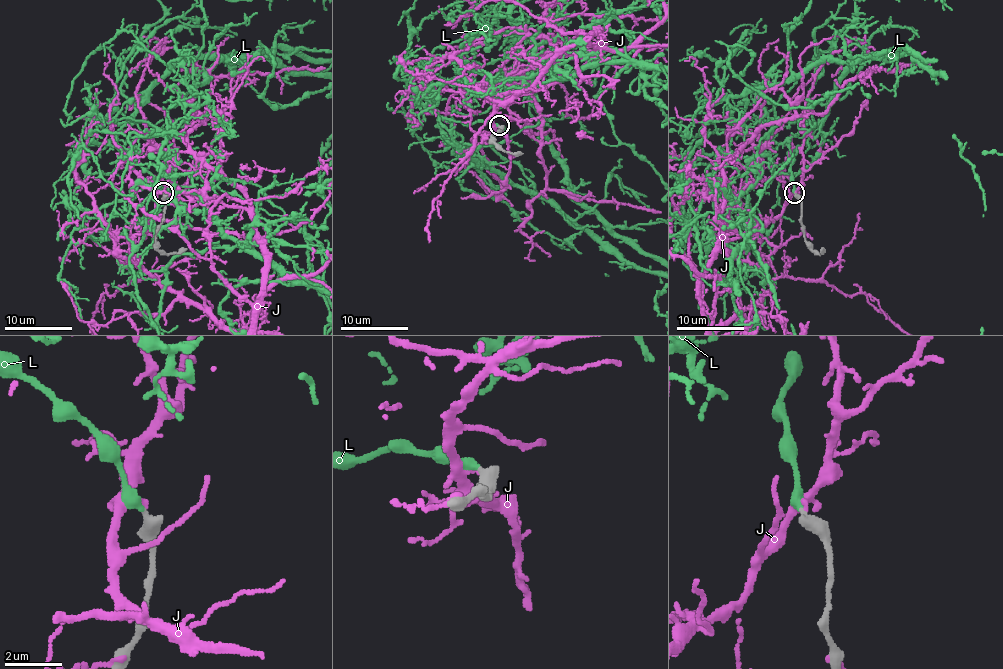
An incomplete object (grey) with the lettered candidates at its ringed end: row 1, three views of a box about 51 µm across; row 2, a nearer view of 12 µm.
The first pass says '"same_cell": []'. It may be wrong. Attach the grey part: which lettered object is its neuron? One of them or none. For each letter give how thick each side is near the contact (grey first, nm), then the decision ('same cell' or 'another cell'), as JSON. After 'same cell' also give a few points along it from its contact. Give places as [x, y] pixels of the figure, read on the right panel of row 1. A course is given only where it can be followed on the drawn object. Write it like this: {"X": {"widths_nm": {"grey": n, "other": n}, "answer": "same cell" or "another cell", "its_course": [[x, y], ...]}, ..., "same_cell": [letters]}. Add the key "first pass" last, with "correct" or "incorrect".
{"J": {"widths_nm": {"grey": 440, "other": 150}, "answer": "another cell"}, "L": {"widths_nm": {"grey": 440, "other": 360}, "answer": "same cell"}, "same_cell": ["L"], "first pass": "incorrect"}

